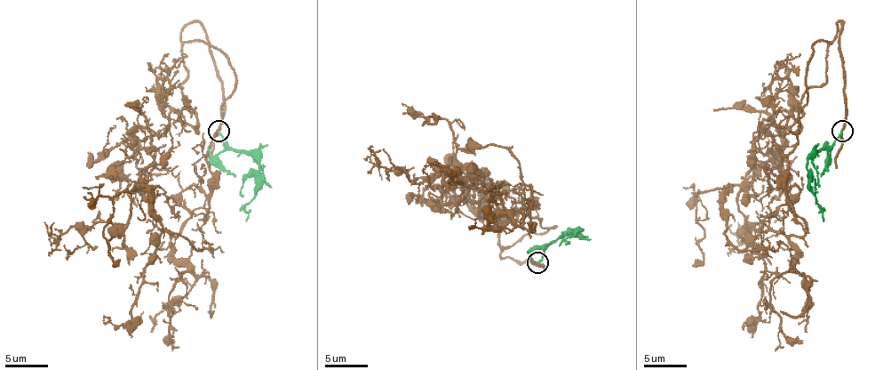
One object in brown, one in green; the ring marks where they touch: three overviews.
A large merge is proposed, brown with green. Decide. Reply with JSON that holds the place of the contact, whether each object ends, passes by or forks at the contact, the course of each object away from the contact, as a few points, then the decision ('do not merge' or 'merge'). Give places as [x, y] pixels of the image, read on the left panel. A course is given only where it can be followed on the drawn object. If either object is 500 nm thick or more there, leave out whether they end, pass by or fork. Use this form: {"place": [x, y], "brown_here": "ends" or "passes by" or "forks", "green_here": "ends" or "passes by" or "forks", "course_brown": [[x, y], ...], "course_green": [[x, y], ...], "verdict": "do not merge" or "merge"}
{"place": [218, 131], "brown_here": "passes by", "green_here": "ends", "course_brown": [[218, 130], [222, 79], [190, 21], [181, 41], [234, 75], [211, 192], [164, 230], [131, 319], [111, 319]], "course_green": [[218, 130], [226, 145], [245, 151], [258, 166], [258, 189], [245, 206], [245, 221]], "verdict": "do not merge"}

